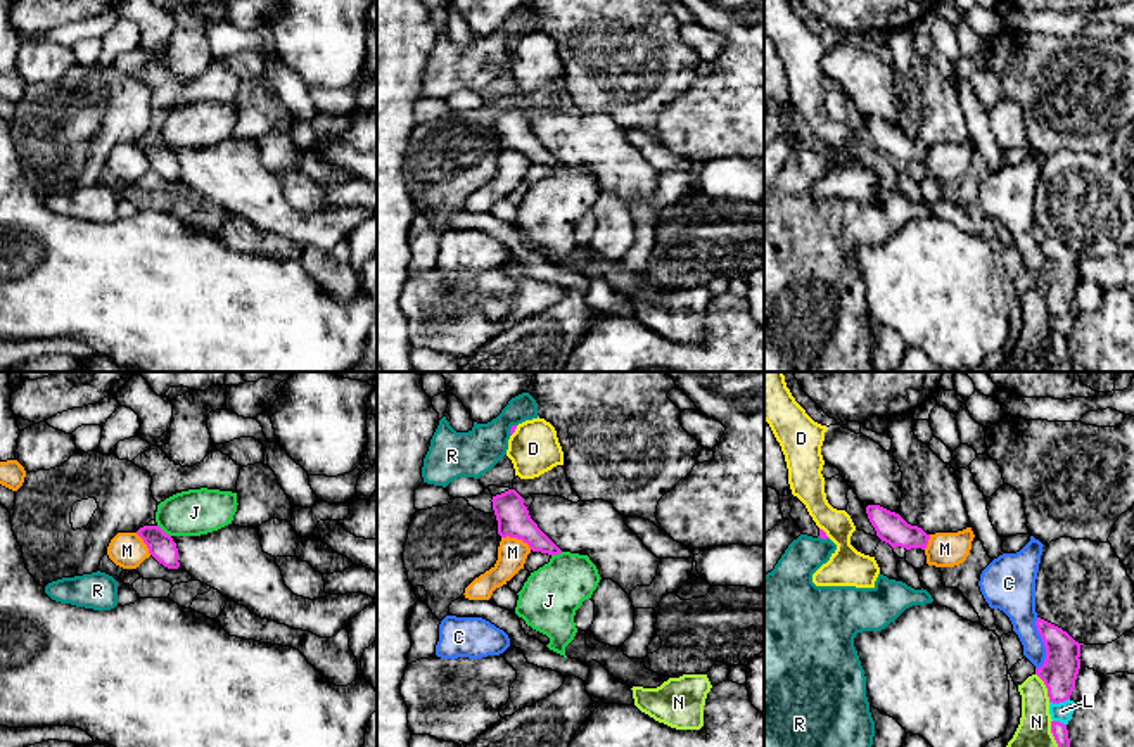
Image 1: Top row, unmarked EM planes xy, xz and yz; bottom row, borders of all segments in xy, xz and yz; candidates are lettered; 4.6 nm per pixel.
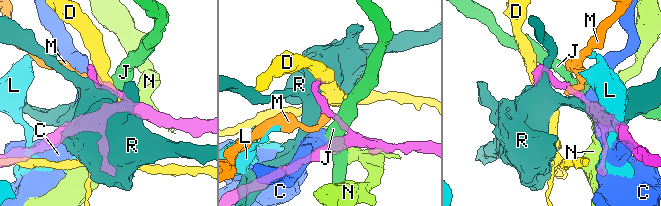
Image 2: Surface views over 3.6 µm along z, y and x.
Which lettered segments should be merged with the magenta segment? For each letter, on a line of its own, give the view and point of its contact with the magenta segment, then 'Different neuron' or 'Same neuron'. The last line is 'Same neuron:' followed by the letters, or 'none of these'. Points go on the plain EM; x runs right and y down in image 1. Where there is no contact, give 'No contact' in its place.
C: Touches magenta at yz (1044, 256). Different neuron
D: Touches magenta at yz (825, 146). Different neuron
J: Touches magenta at xy (163, 144). Different neuron
L: Touches magenta at yz (1058, 315). Different neuron
M: Touches magenta at xz (517, 151). Different neuron
N: Touches magenta at yz (1046, 300). Different neuron
R: Touches magenta at xz (510, 42). Different neuron
Same neuron: none of these

